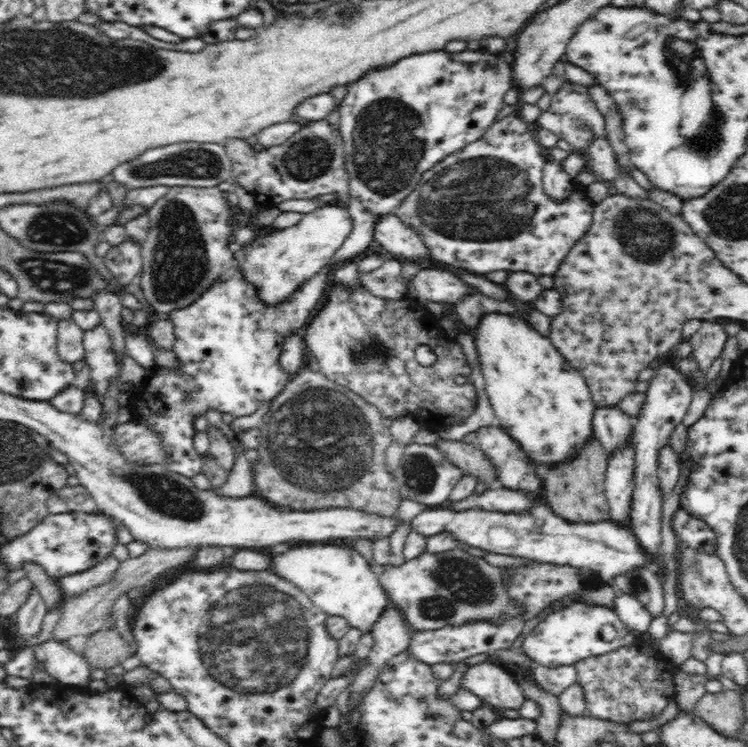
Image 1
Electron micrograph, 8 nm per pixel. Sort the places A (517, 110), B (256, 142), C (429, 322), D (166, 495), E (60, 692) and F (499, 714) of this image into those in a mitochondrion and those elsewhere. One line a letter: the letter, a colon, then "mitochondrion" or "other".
A: other
B: other
C: other
D: mitochondrion
E: other
F: other

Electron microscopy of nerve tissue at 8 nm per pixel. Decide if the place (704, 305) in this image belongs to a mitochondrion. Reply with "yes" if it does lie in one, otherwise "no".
no

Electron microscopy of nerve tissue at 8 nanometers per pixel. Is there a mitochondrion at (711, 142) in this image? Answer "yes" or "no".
yes

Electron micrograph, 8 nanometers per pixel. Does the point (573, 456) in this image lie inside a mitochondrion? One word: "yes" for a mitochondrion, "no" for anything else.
no

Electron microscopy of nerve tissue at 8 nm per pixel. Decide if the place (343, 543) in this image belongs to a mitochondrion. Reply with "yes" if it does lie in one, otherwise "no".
no

